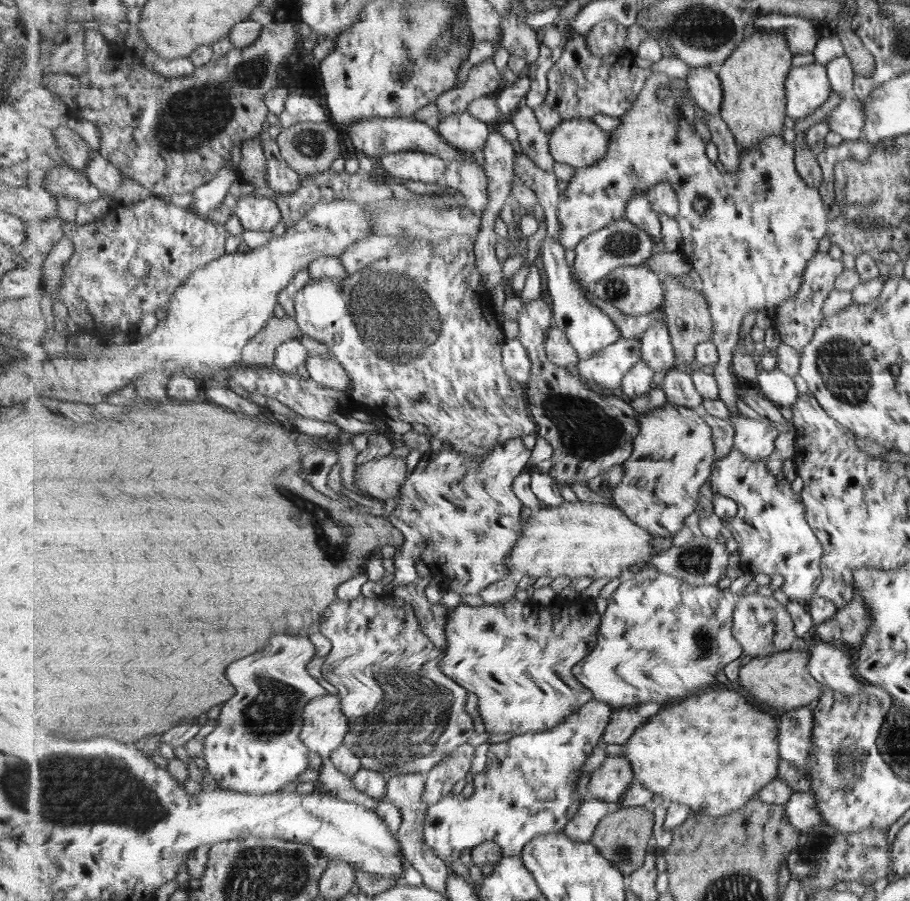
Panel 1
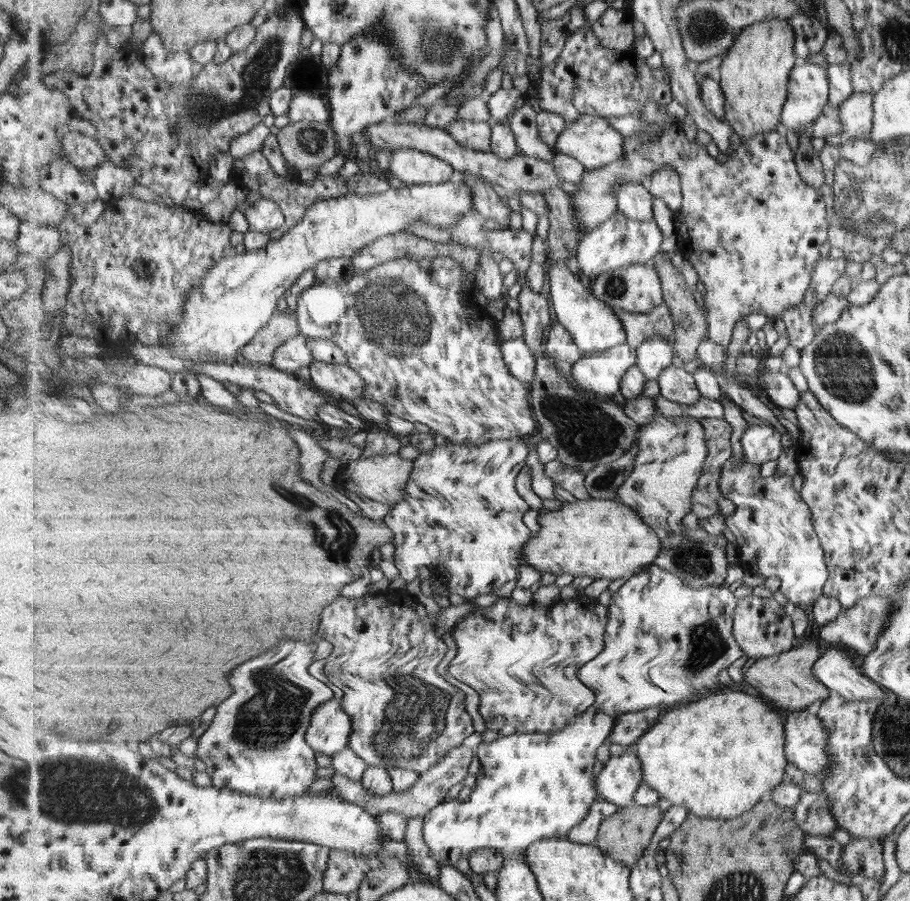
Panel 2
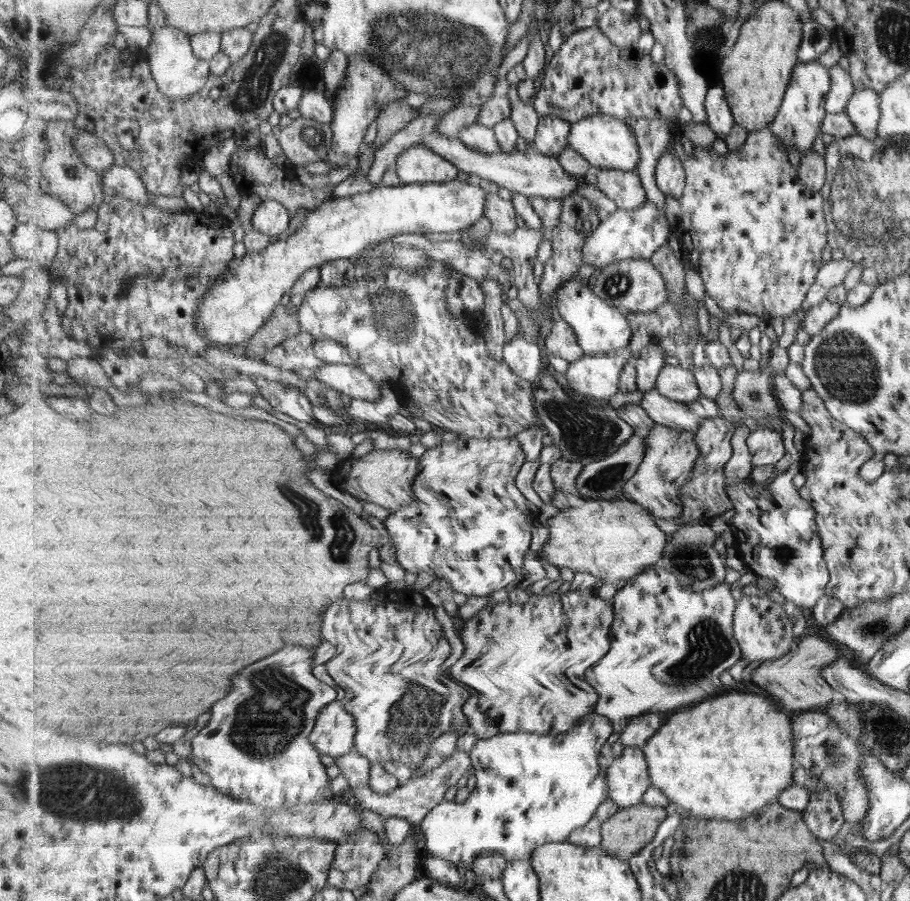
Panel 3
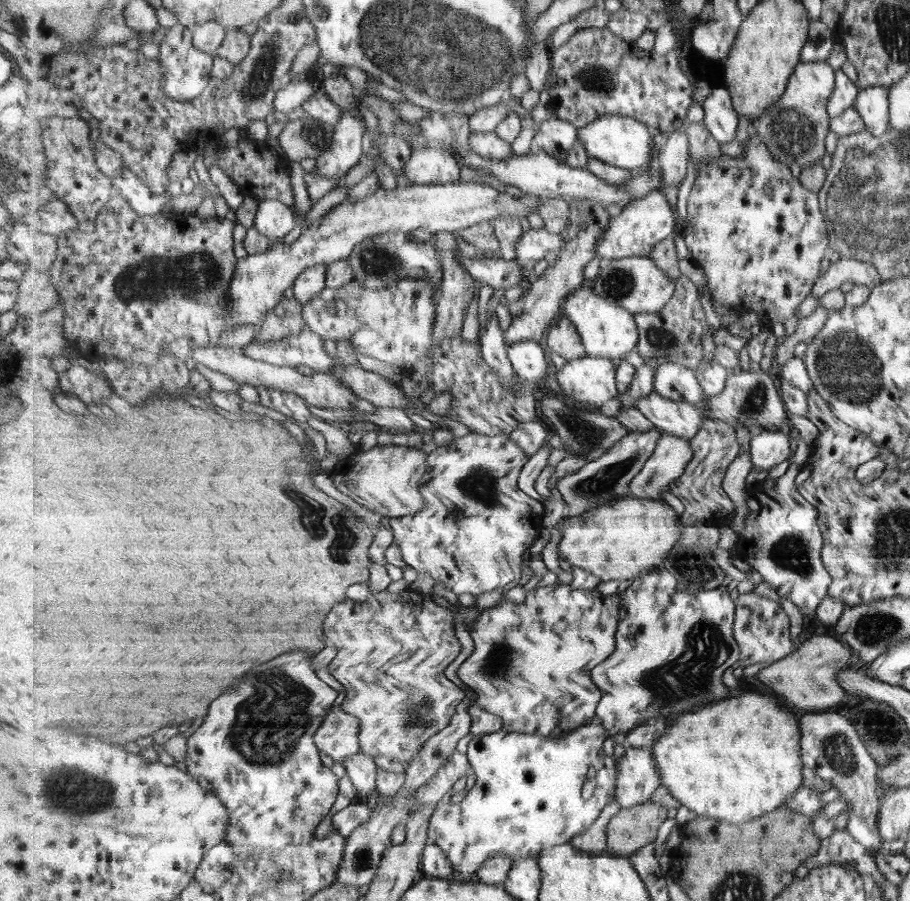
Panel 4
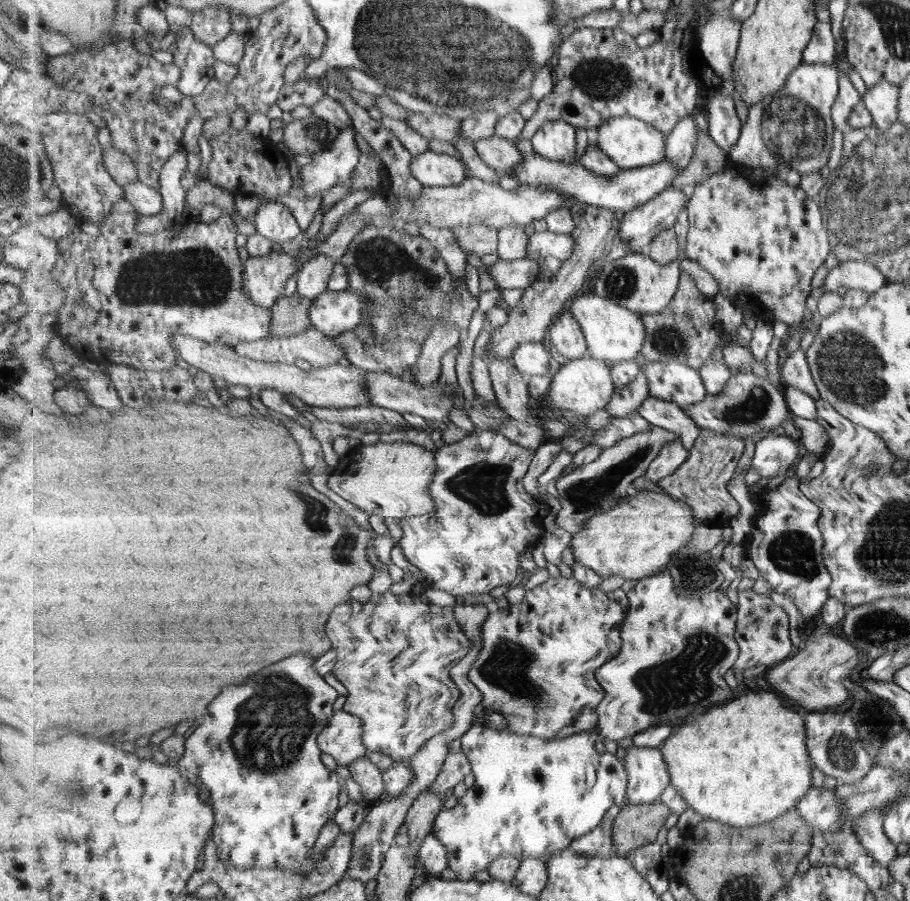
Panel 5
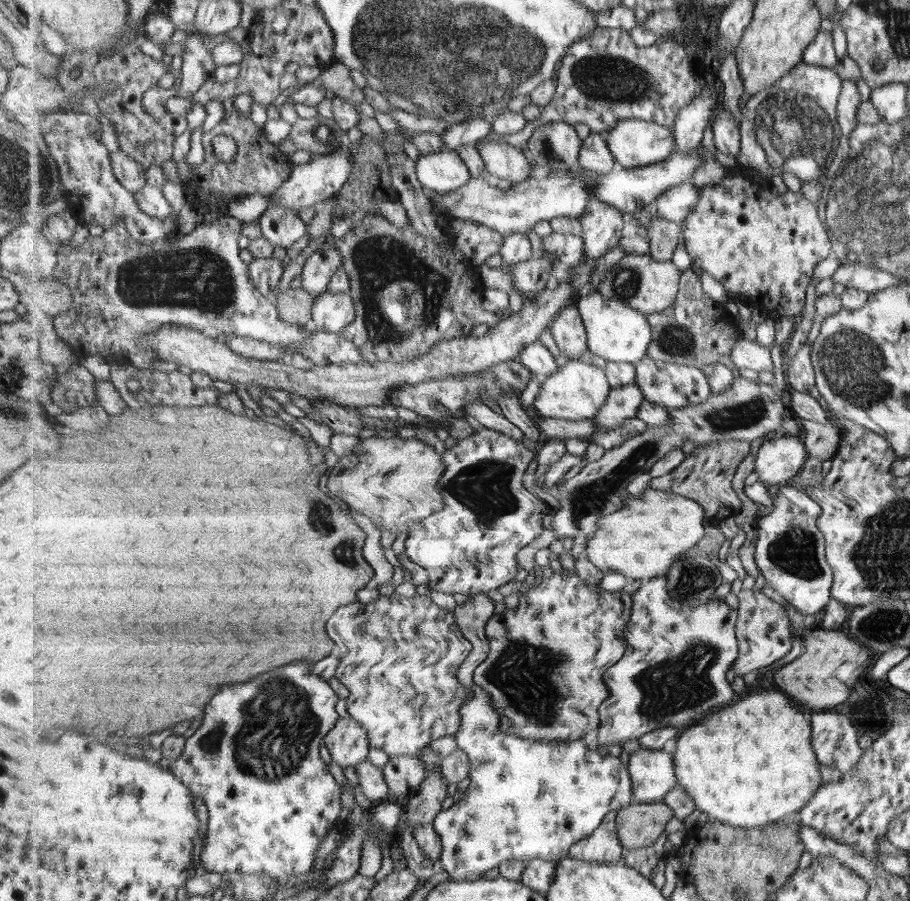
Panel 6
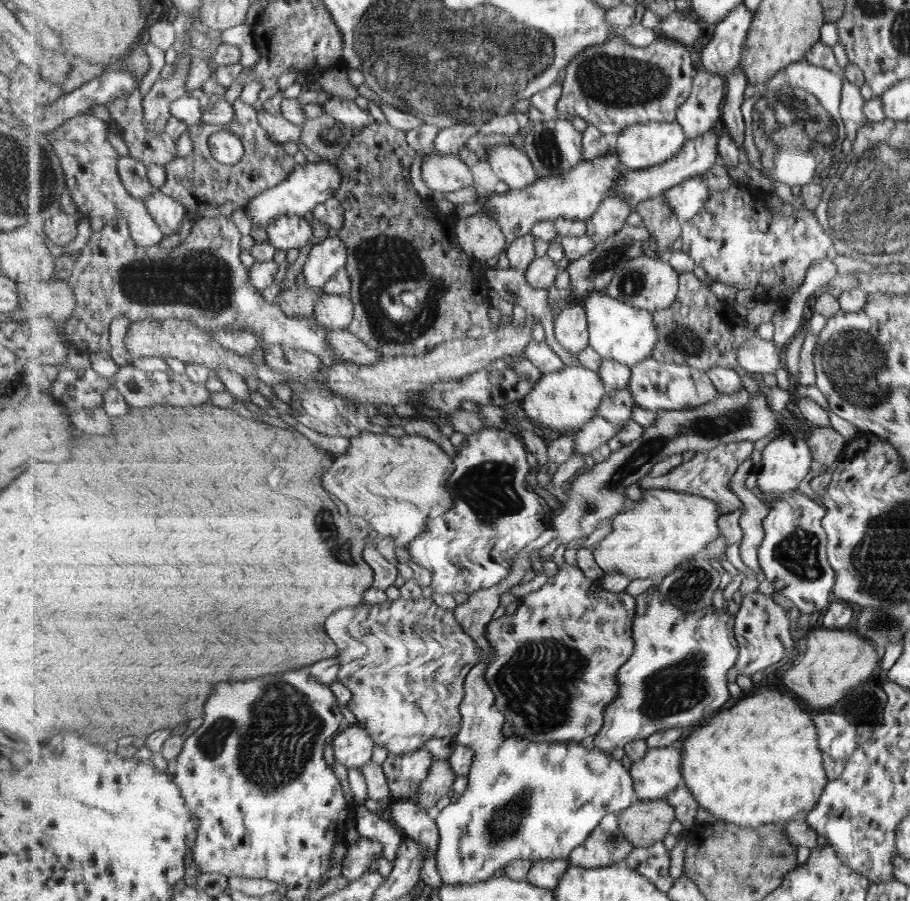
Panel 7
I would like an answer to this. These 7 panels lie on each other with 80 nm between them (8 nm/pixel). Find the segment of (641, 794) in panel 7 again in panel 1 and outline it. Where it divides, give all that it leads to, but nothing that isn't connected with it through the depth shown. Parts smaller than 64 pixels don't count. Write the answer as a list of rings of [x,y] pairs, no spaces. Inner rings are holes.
[[[625,756],[606,757],[586,781],[588,798],[621,804],[627,789],[635,782],[635,771]]]

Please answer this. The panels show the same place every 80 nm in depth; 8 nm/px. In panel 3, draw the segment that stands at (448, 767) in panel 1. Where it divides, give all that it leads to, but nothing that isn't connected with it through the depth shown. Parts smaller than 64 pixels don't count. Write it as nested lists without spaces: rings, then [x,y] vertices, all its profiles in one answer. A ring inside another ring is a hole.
[[[456,749],[456,751],[449,757],[439,768],[434,768],[431,772],[423,776],[409,780],[409,782],[394,790],[393,793],[378,795],[373,788],[367,787],[351,787],[353,798],[356,805],[366,808],[373,813],[381,816],[381,818],[389,818],[393,816],[404,817],[411,824],[419,824],[423,822],[423,818],[430,814],[437,804],[441,804],[445,798],[445,794],[449,792],[449,788],[453,788],[467,774],[467,770],[471,770],[472,758],[470,752],[465,750]]]

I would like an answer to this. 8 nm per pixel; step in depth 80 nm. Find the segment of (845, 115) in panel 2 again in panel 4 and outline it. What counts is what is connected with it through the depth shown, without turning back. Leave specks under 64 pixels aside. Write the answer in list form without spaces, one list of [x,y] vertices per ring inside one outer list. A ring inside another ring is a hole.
[[[874,86],[863,89],[853,106],[857,110],[857,114],[861,114],[861,118],[866,122],[865,130],[873,132],[873,136],[887,132],[888,92],[887,87]]]

